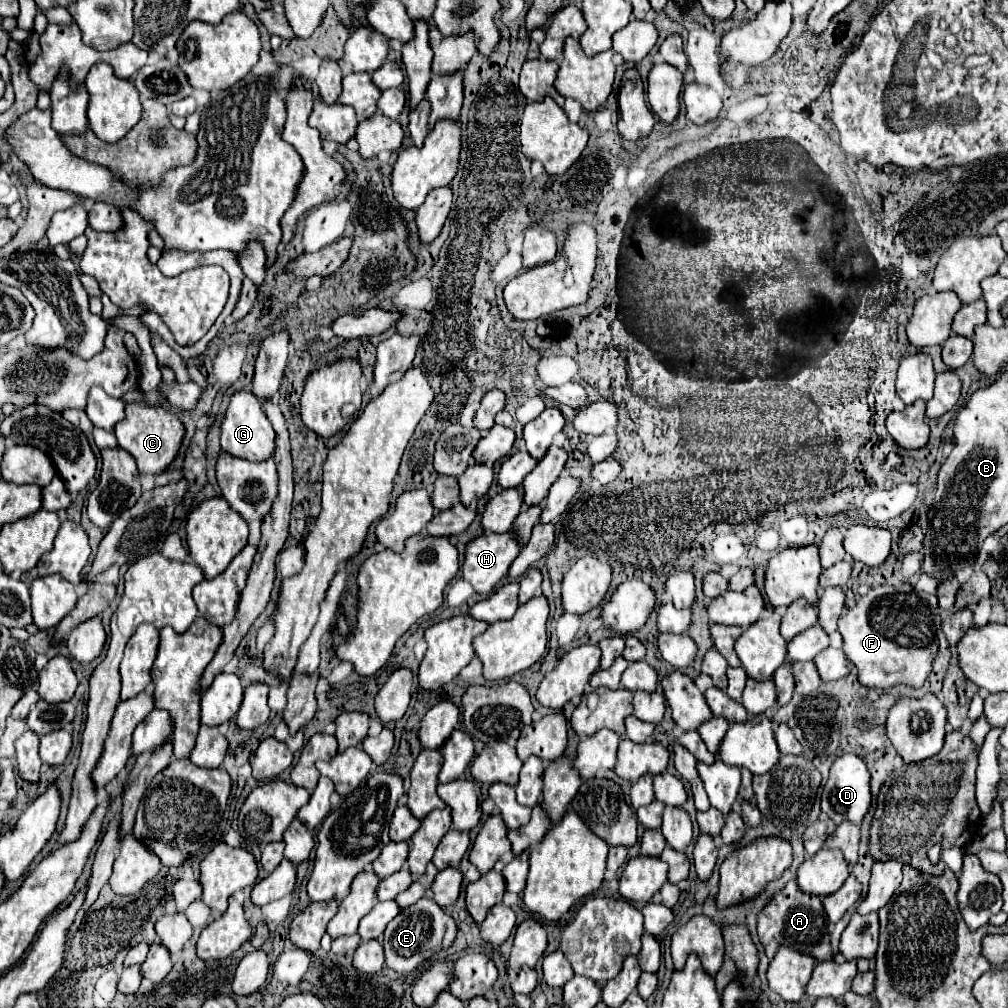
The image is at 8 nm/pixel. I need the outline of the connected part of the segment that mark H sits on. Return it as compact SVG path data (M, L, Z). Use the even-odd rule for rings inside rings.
M512 529L510 533L482 533L466 545L462 577L474 585L474 591L490 595L496 589L496 585L508 575L508 569L512 561L518 557L520 549L522 545L520 541L516 541L516 537L512 537Z

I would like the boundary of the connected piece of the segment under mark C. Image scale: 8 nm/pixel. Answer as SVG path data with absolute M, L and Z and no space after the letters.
M128 403L126 419L114 427L114 435L118 439L118 445L136 459L138 471L142 475L158 475L166 471L176 459L184 439L184 425L174 413L166 411L166 407L156 407L146 403Z

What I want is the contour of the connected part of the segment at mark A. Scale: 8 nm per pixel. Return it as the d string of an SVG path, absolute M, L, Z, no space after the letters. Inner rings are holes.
M790 881L780 893L774 895L774 899L758 915L758 937L766 949L768 959L776 955L776 949L780 949L780 945L788 945L804 955L814 957L816 961L824 961L824 959L832 959L834 955L830 947L828 925L830 921L822 909L820 899L816 895L802 893L796 881Z

